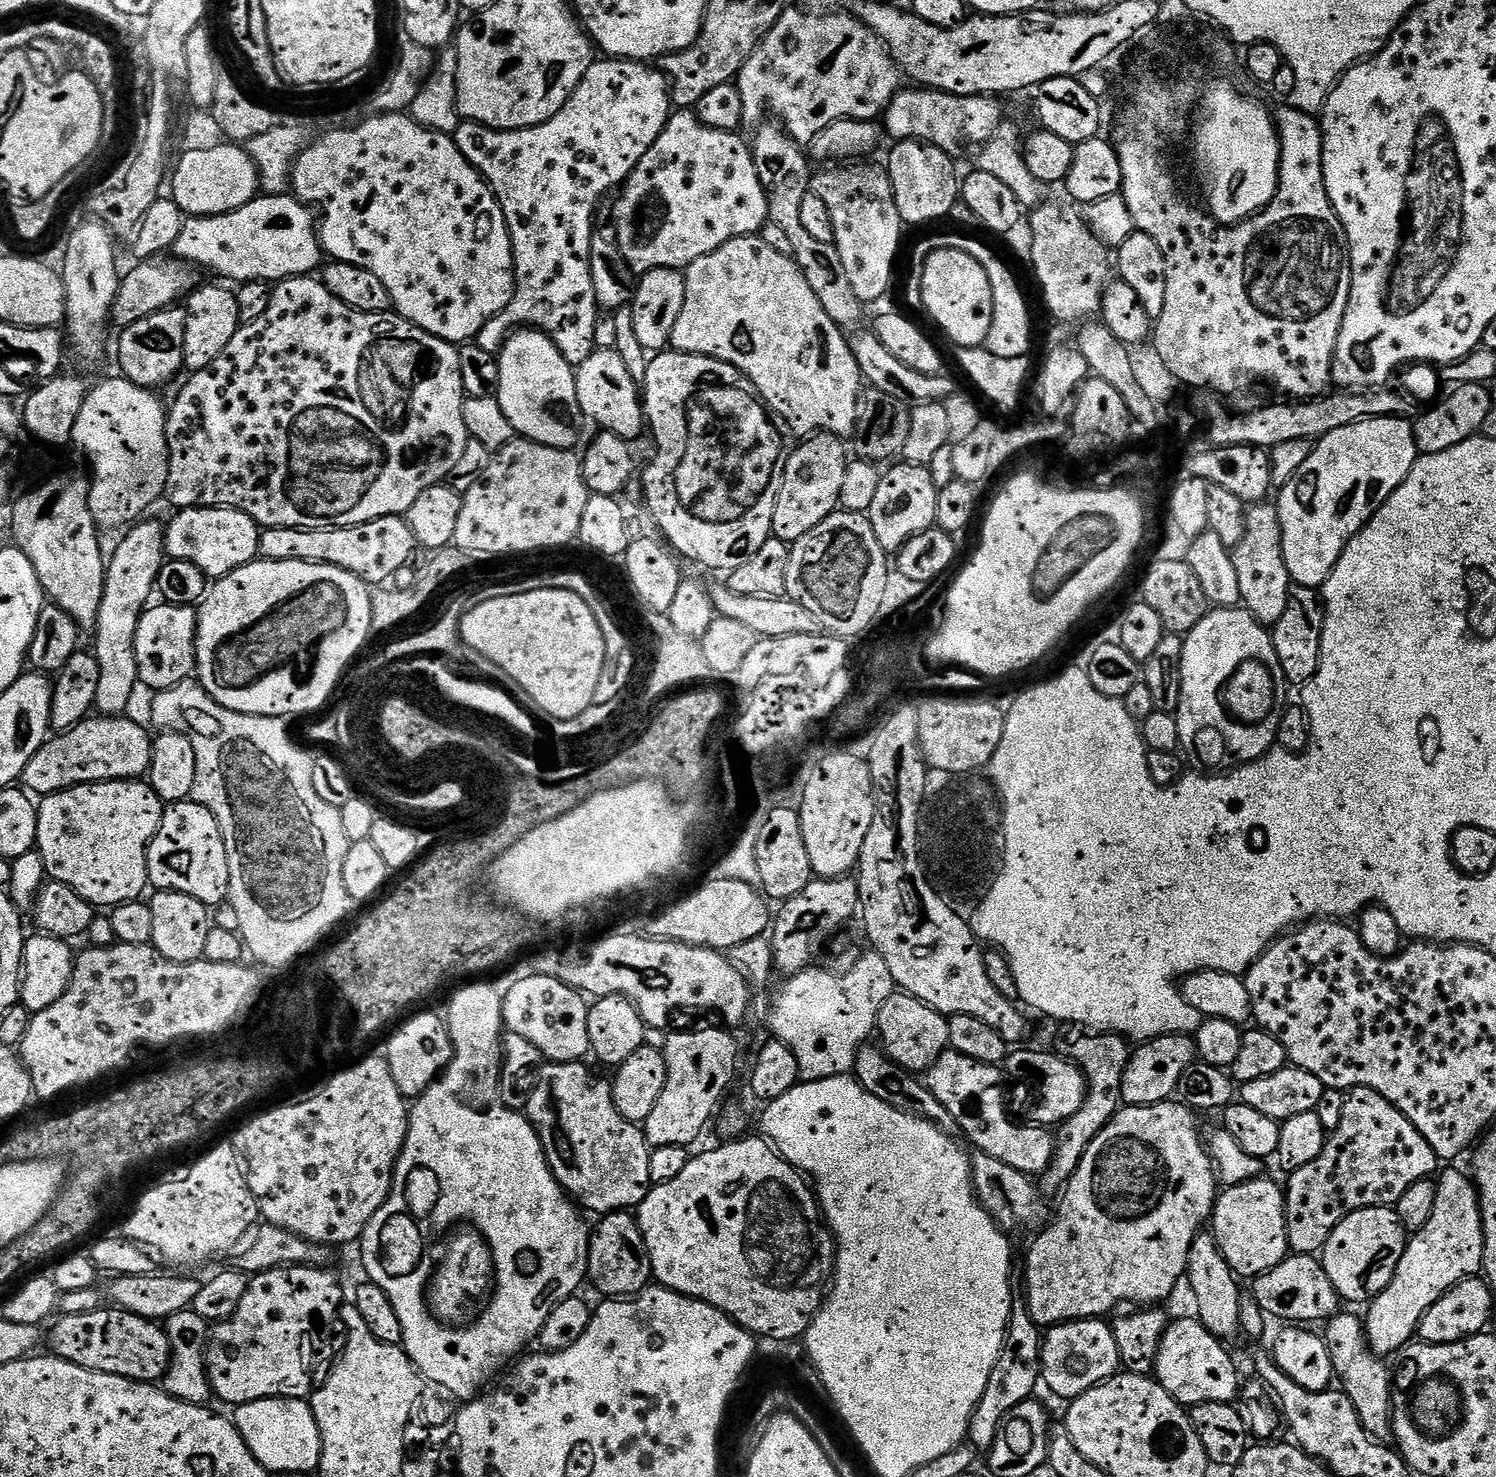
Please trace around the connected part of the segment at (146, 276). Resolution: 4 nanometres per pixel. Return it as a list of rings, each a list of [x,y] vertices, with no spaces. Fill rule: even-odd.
[[[153,258],[137,263],[135,266],[137,268],[123,273],[120,289],[112,304],[110,316],[115,327],[117,324],[117,329],[120,330],[134,326],[134,322],[139,322],[141,318],[150,318],[150,314],[154,314],[158,310],[179,305],[181,301],[191,296],[192,291],[199,288],[202,283],[201,269],[194,264],[186,263],[185,260]]]

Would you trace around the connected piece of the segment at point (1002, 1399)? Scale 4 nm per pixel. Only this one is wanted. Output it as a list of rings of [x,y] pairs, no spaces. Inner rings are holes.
[[[1016,1298],[1012,1301],[1012,1321],[1008,1323],[1008,1337],[1004,1339],[1002,1350],[998,1354],[998,1362],[994,1362],[994,1370],[990,1374],[990,1382],[986,1382],[986,1390],[974,1410],[968,1423],[967,1443],[977,1450],[992,1447],[1000,1434],[1000,1425],[1005,1418],[1024,1400],[1033,1399],[1032,1392],[1041,1383],[1040,1345],[1042,1343],[1041,1325],[1035,1324],[1028,1309],[1028,1301]]]

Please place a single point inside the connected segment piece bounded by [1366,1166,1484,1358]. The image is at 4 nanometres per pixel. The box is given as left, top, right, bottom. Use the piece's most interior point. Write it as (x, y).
(1450, 1249)

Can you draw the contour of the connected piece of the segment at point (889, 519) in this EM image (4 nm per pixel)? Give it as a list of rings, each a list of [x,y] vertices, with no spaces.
[[[896,463],[891,465],[893,468],[889,472],[881,475],[874,502],[870,502],[870,510],[866,514],[874,530],[874,538],[878,538],[878,546],[882,546],[886,554],[899,552],[906,542],[910,542],[910,538],[933,527],[938,506],[938,490],[934,486],[934,478],[930,478],[928,467],[923,464]]]

